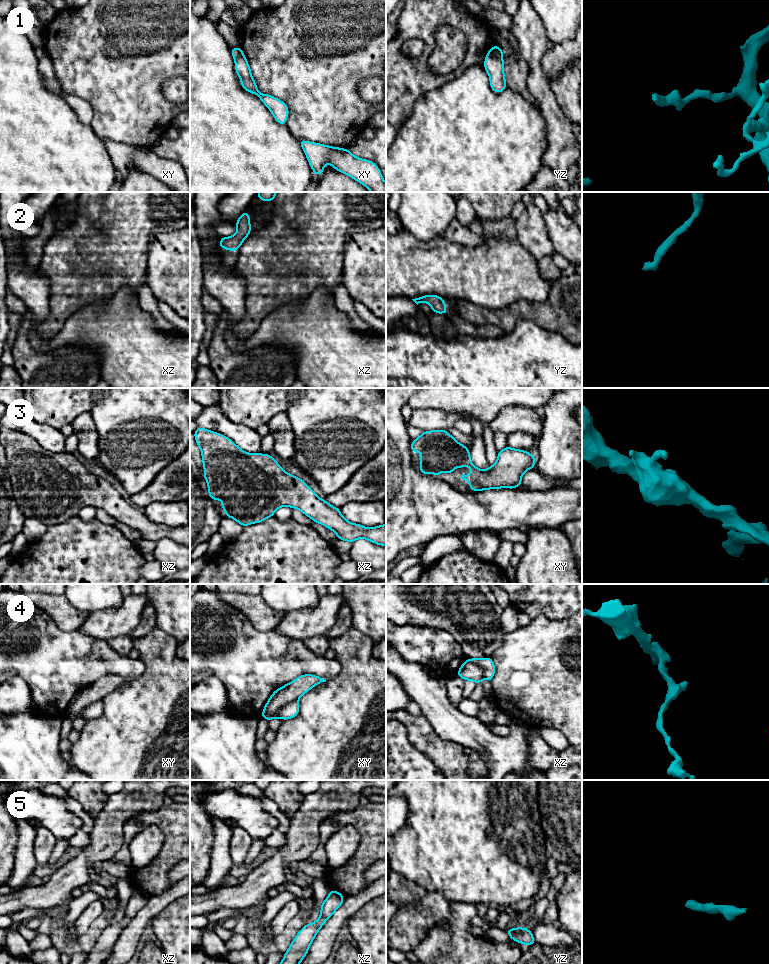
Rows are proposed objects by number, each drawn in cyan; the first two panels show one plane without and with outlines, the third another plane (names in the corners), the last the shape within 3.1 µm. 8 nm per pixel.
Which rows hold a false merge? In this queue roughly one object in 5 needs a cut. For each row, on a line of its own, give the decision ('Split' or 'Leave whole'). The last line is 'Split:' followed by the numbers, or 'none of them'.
1: Leave whole
2: Leave whole
3: Leave whole
4: Split
5: Leave whole
Split: 4

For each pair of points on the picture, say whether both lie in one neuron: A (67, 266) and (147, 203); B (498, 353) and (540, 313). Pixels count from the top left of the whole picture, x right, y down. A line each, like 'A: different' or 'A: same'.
A: same
B: different

